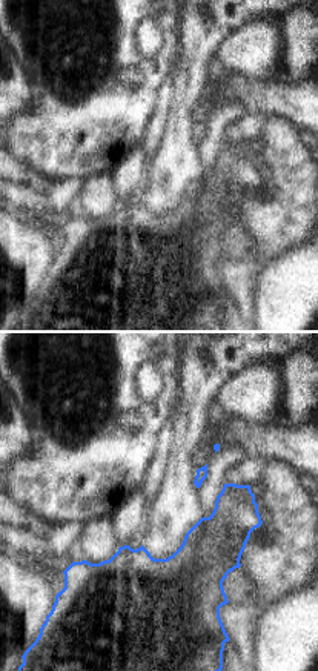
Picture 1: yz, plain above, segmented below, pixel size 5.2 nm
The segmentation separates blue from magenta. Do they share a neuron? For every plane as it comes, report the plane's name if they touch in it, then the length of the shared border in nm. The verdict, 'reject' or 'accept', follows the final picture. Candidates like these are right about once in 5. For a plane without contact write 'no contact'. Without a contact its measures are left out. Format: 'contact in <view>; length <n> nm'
no contact

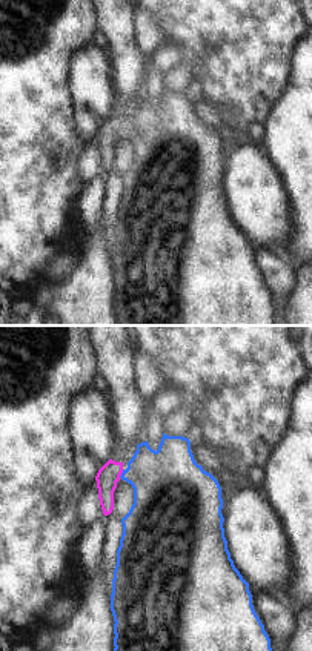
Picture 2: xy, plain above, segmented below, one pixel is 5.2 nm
contact in xy; length 50 nm

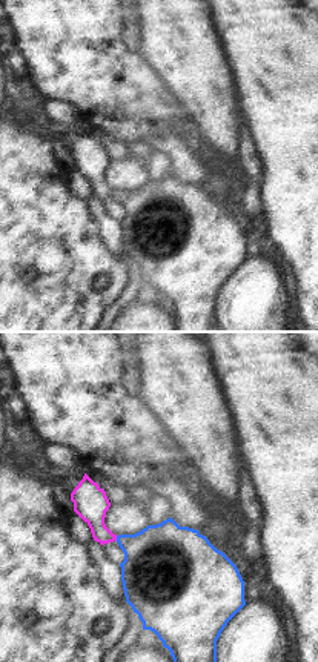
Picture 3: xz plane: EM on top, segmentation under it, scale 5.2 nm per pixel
contact in xz; length 30 nm

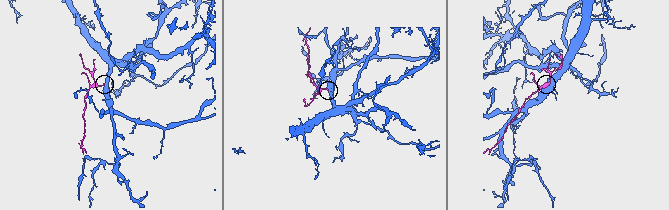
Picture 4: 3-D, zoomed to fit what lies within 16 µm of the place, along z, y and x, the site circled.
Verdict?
accept

